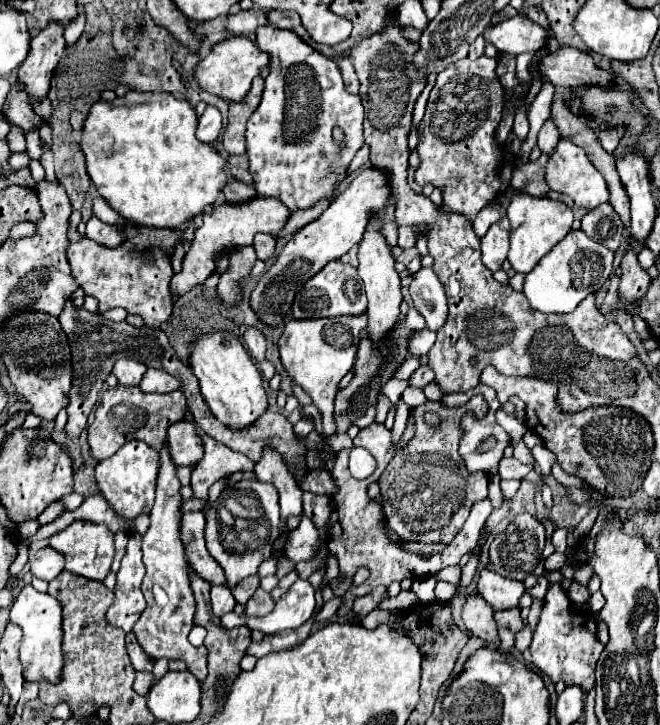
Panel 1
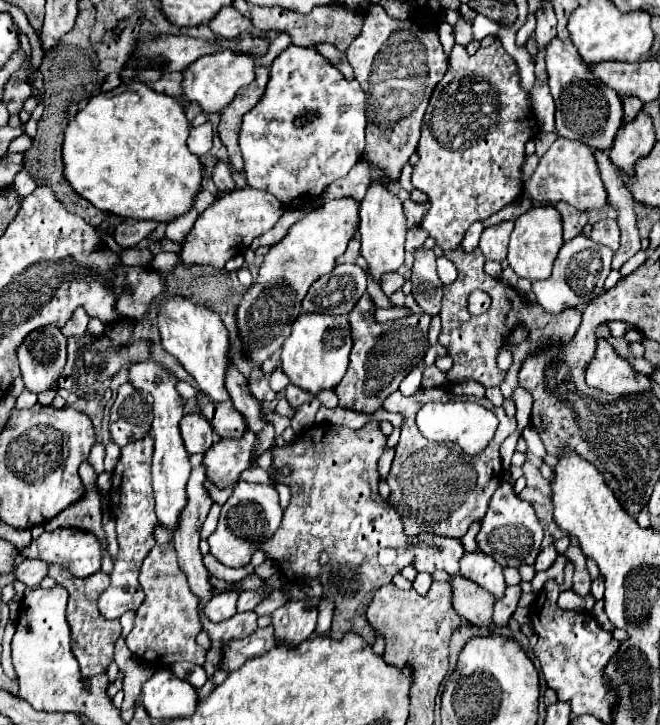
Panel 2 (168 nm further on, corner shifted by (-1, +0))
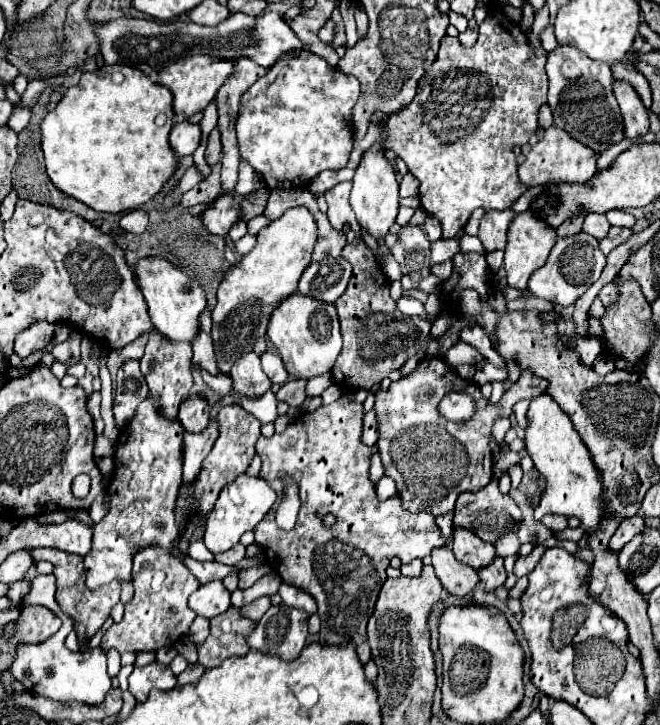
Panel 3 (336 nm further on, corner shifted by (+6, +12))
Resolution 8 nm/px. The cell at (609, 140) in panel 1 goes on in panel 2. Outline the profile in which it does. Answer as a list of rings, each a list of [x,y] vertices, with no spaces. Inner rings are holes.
[[[627,96],[627,98],[623,98],[623,110],[625,110],[625,122],[629,122],[629,120],[633,120],[635,116],[637,116],[637,112],[643,108],[643,102],[641,100],[637,100],[637,96],[633,98],[633,96]]]

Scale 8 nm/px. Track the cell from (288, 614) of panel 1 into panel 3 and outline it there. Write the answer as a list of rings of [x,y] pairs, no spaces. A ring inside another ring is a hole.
[[[276,604],[262,616],[258,628],[248,640],[250,648],[260,652],[278,654],[284,660],[294,660],[298,652],[304,648],[308,636],[308,614],[286,606]]]

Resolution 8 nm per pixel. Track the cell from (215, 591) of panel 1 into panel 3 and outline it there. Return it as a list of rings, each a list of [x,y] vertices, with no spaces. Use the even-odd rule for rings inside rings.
[[[222,582],[204,584],[190,596],[190,608],[210,620],[230,608],[230,592],[226,592]]]

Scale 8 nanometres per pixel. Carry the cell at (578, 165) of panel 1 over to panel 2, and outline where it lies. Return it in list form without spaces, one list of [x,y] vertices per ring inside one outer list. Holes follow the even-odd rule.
[[[561,136],[539,160],[539,166],[533,172],[531,180],[525,182],[525,194],[537,202],[567,202],[577,210],[599,210],[605,208],[607,202],[607,192],[599,176],[595,152],[581,142],[571,142]]]

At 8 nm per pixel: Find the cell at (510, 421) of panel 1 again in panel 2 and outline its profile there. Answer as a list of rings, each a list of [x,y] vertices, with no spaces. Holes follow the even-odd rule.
[[[419,388],[413,396],[405,398],[401,392],[393,392],[389,398],[385,398],[382,405],[389,412],[403,414],[405,420],[401,424],[401,438],[395,448],[395,460],[391,466],[391,474],[387,476],[387,484],[391,486],[389,504],[401,514],[403,528],[407,534],[437,534],[437,536],[449,536],[449,538],[461,538],[469,526],[475,520],[481,520],[487,512],[487,500],[495,494],[501,478],[503,478],[503,466],[499,456],[499,446],[507,436],[515,432],[515,418],[505,414],[505,408],[493,406],[487,398],[483,398],[483,406],[489,408],[497,420],[497,432],[489,446],[481,450],[477,456],[469,456],[461,452],[459,444],[453,442],[429,442],[415,426],[415,414],[417,410],[435,400],[451,400],[453,394],[443,388]]]

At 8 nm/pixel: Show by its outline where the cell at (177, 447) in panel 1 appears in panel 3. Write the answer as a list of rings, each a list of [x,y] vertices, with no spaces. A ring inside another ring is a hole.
[[[190,396],[180,404],[180,414],[178,420],[186,432],[202,432],[202,428],[208,426],[210,406],[204,398],[200,396]]]

